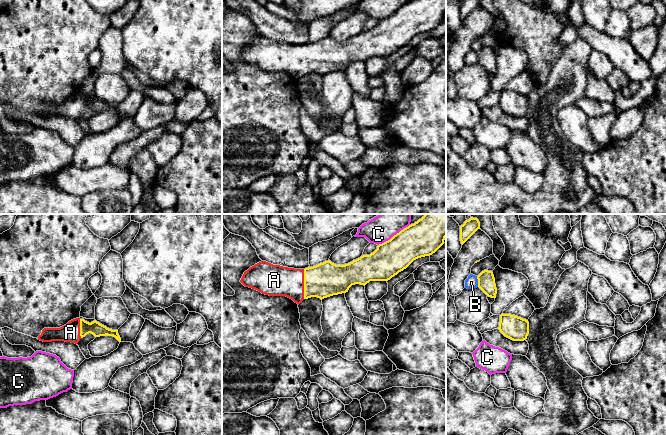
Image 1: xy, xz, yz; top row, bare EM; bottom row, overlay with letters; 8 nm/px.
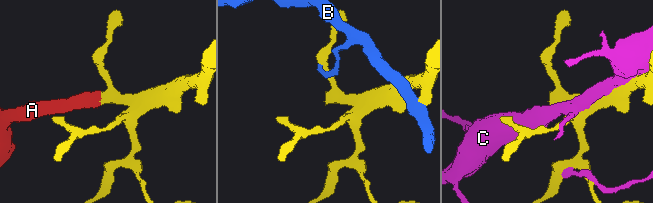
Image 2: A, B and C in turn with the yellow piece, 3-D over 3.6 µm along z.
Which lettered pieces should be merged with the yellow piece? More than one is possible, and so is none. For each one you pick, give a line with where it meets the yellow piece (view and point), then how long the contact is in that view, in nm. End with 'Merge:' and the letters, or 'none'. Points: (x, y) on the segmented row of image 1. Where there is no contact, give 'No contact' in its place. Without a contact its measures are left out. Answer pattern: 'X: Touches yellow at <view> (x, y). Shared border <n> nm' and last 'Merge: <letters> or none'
A: Touches yellow at xz (304, 284). Shared border 240 nm
Merge: A

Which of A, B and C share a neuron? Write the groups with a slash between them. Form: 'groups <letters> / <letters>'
groups A / B / C

